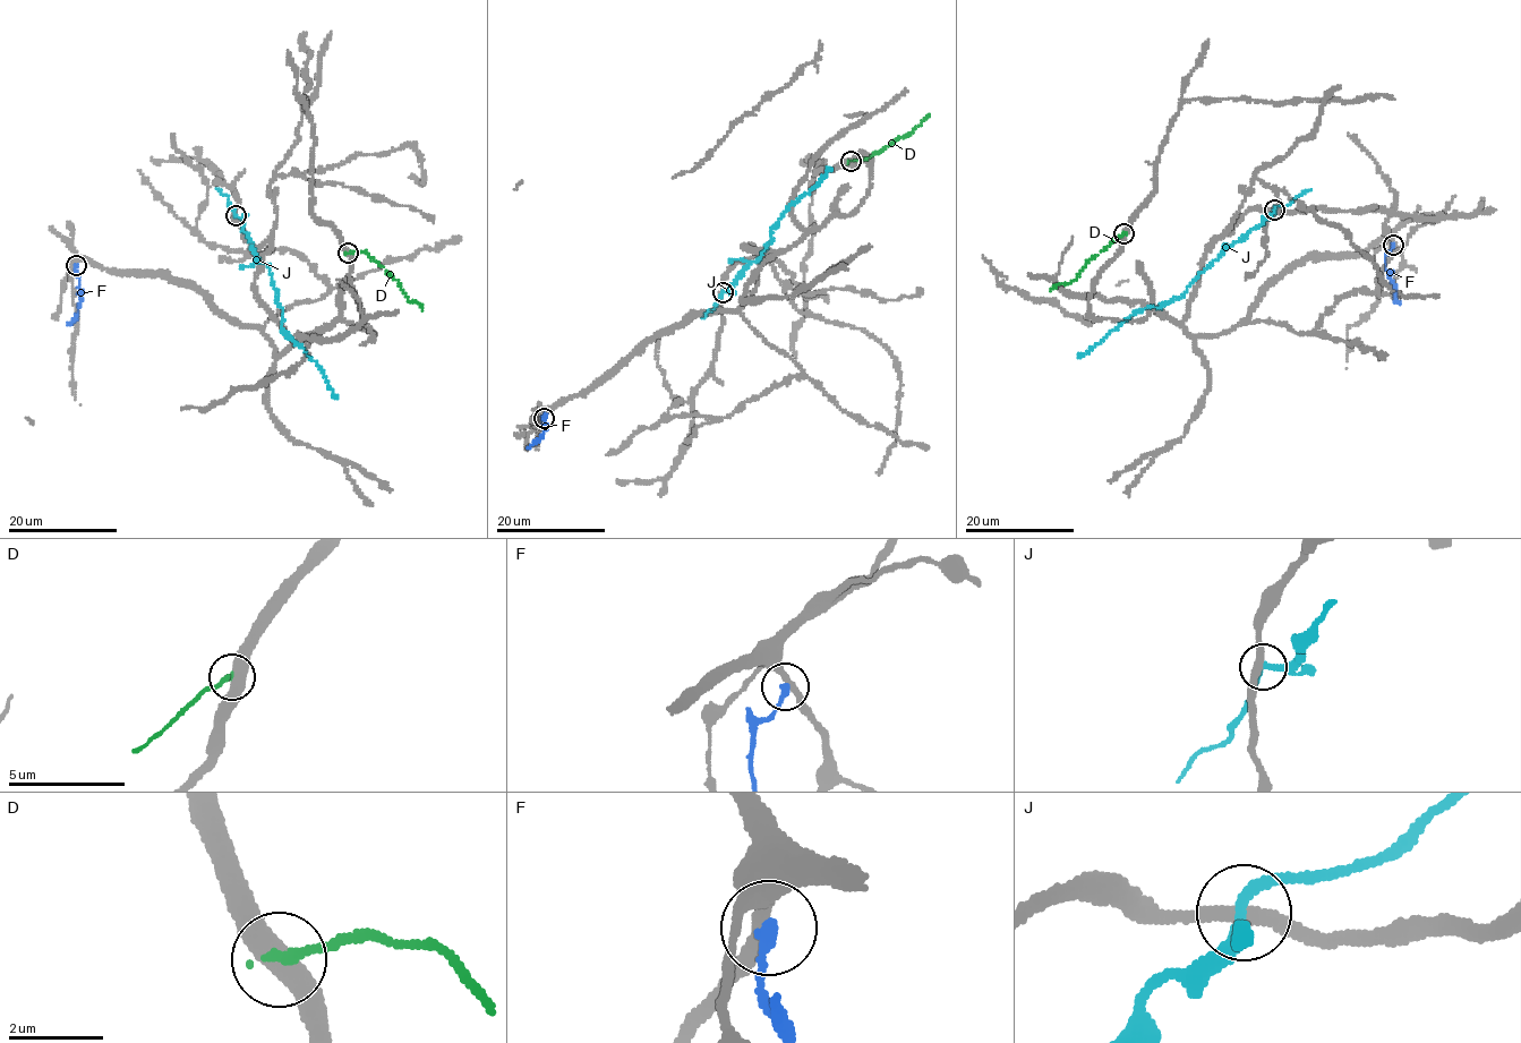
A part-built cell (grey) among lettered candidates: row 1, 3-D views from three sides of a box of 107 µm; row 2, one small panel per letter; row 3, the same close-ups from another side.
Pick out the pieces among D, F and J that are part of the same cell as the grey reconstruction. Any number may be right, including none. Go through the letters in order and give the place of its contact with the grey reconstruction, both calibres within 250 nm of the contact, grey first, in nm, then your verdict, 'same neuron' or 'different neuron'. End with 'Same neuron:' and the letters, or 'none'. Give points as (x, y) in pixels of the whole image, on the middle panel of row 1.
D: (851, 161) | 480/200 nm | different neuron
F: (544, 418) | 320/280 nm | different neuron
J: (723, 292) | 320/220 nm | different neuron
Same neuron: none

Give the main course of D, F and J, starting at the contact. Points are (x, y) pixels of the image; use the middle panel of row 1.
D: (852, 161), (866, 159), (913, 130), (929, 114)
F: (544, 418), (540, 437), (527, 447)
J: (723, 292), (731, 290), (743, 268), (772, 244), (771, 228), (784, 211), (830, 169)

